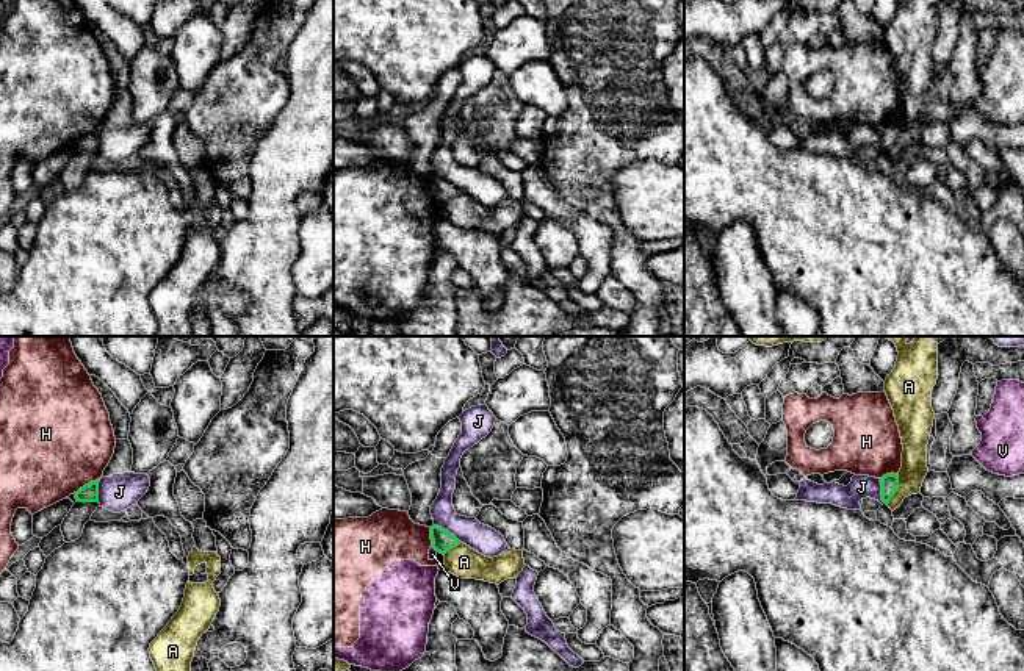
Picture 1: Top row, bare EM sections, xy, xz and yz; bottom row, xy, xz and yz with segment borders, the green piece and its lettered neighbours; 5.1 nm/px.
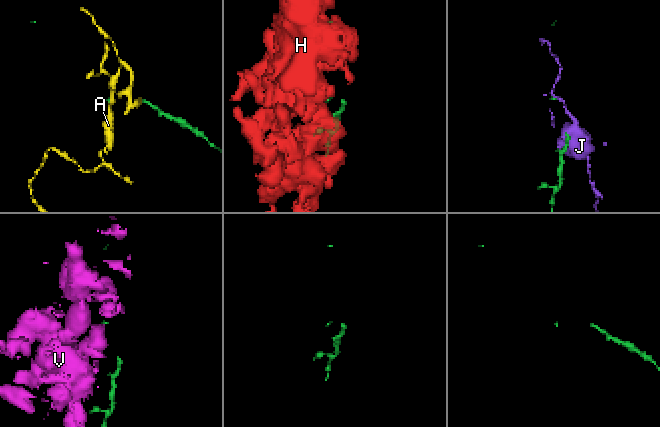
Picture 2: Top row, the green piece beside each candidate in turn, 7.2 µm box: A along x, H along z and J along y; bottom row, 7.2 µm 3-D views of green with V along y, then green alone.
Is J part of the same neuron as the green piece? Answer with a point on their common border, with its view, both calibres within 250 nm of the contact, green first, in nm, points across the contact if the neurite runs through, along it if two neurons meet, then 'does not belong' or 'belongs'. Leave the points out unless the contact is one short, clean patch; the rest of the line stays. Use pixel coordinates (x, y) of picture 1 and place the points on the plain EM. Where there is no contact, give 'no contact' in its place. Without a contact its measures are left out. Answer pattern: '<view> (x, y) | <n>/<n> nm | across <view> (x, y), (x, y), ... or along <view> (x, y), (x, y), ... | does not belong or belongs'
xz (447, 180) | 110/140 nm | does not belong

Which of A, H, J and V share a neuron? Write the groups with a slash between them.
A / H V / J

